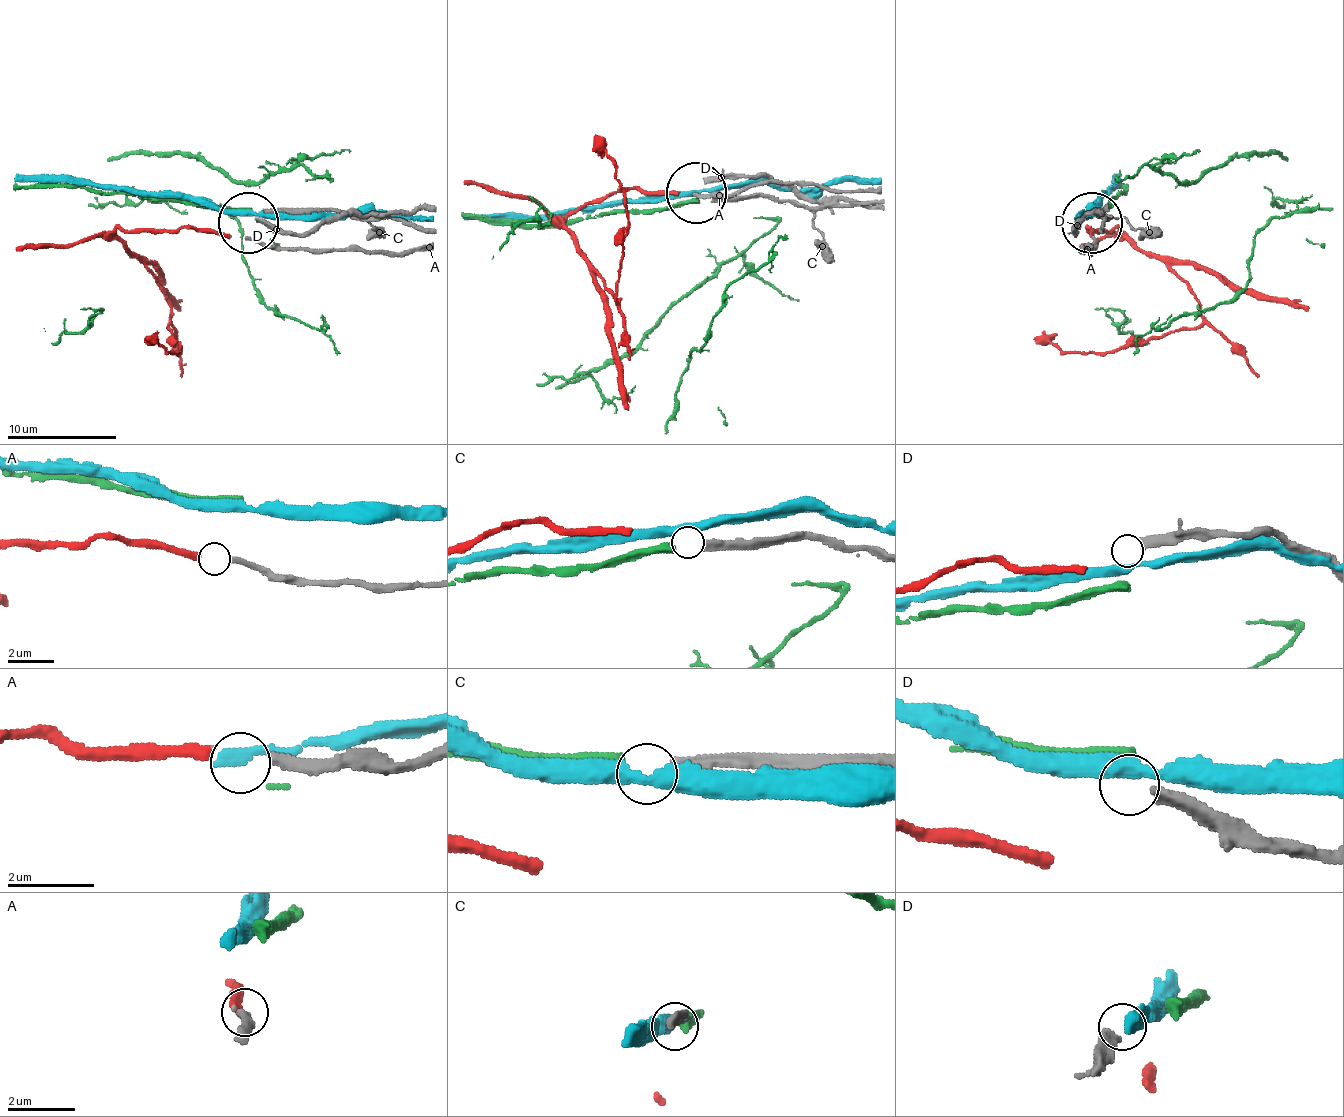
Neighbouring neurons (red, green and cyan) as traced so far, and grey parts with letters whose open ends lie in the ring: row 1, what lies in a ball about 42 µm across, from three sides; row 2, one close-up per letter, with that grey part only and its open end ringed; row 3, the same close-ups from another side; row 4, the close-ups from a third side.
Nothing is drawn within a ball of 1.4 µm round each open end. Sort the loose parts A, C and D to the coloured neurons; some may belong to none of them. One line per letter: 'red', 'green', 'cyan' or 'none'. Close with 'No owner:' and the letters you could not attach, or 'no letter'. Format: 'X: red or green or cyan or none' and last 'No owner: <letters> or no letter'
A: red
C: green
D: none
No owner: D

